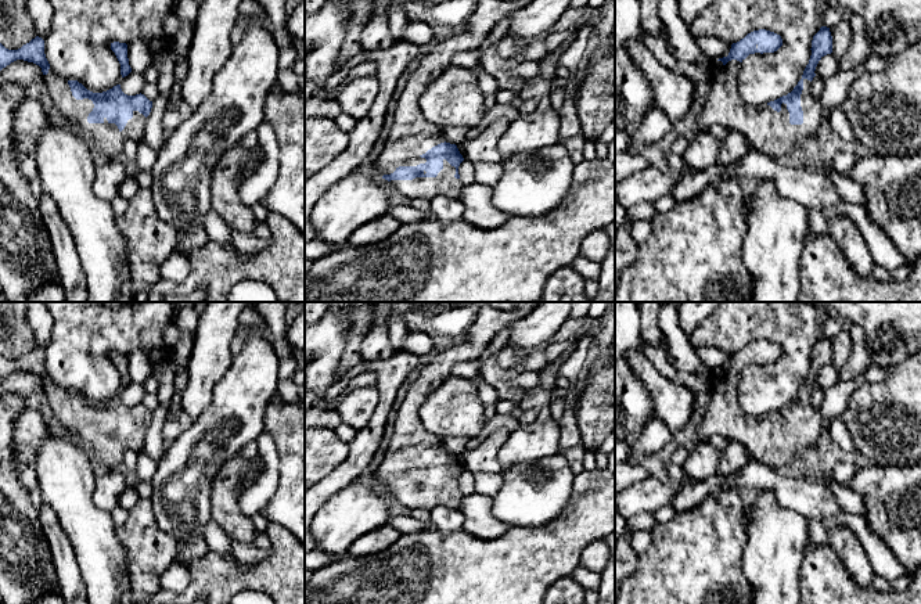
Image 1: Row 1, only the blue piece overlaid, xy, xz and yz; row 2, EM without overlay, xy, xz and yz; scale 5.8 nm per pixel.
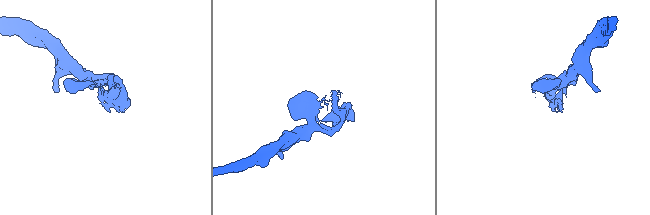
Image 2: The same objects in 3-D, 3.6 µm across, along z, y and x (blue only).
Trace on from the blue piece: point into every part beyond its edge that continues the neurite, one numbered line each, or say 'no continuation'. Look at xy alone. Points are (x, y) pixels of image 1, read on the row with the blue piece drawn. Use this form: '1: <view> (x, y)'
1: xy (105, 137)

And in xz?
1: xz (445, 183)

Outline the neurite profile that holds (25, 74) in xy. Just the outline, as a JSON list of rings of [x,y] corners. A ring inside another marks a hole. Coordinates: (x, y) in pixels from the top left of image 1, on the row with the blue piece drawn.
[[[17,60],[0,71],[1,82],[17,83],[29,87],[33,83],[43,82],[42,68],[33,62]]]

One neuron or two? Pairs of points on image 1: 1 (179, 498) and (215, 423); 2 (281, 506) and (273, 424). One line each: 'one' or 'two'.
1: one
2: one

